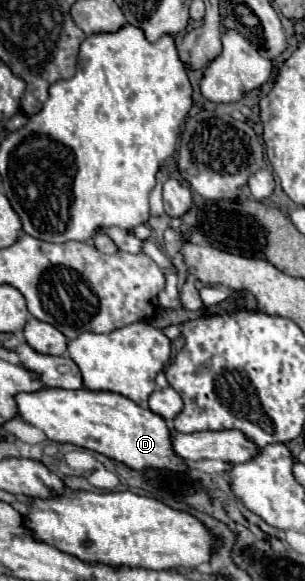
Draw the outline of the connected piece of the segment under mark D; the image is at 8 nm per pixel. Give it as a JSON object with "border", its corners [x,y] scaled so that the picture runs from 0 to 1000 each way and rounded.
{"border":[[[151,668],[131,675],[72,675],[52,682],[66,719],[131,737],[157,757],[223,761],[367,792],[400,795],[433,809],[511,806],[584,816],[616,816],[616,799],[570,778],[564,747],[544,723],[492,702],[466,702],[400,678],[269,671]]]}

